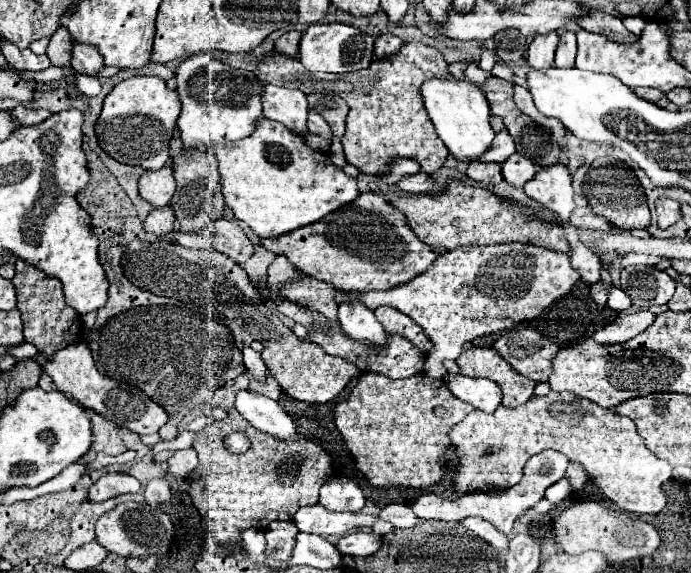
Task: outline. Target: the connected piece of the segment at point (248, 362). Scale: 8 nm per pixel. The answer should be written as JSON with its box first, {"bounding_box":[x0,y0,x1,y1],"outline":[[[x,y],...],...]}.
{"bounding_box":[242,346,268,382],"outline":[[[248,346],[242,350],[242,354],[244,354],[244,366],[246,366],[246,370],[250,372],[252,380],[256,380],[256,382],[266,382],[266,378],[268,378],[268,368],[266,368],[266,364],[262,362],[260,354],[254,352],[254,350],[248,348]]]}

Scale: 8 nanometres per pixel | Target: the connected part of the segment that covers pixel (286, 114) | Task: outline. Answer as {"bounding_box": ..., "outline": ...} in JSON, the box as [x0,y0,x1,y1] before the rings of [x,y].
{"bounding_box":[262,84,309,136],"outline":[[[268,84],[262,94],[262,106],[266,118],[282,122],[290,130],[294,130],[294,134],[304,136],[308,132],[309,107],[304,92]]]}

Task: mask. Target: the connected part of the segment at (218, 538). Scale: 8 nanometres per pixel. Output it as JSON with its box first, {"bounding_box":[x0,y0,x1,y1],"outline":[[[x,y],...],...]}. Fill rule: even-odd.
{"bounding_box":[188,408,332,544],"outline":[[[236,408],[228,410],[228,416],[224,420],[216,420],[210,426],[206,426],[198,434],[194,448],[198,452],[200,464],[188,476],[188,484],[190,484],[188,494],[192,498],[192,504],[198,508],[202,516],[202,526],[210,530],[210,537],[216,544],[242,542],[242,532],[246,528],[264,530],[272,520],[292,520],[300,508],[314,506],[318,502],[318,490],[326,482],[326,476],[332,474],[330,456],[320,448],[318,442],[308,440],[304,436],[298,440],[278,440],[278,438],[266,436],[260,430],[252,428],[238,414]],[[230,432],[244,432],[250,440],[250,450],[244,454],[228,452],[224,446],[224,438]]]}

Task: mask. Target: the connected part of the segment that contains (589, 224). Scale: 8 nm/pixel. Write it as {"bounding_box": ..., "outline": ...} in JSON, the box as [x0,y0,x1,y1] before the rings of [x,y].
{"bounding_box":[570,206,612,232],"outline":[[[578,206],[570,216],[570,226],[578,230],[590,230],[590,232],[608,232],[612,224],[608,220],[602,220],[600,216],[594,216],[588,206]]]}

